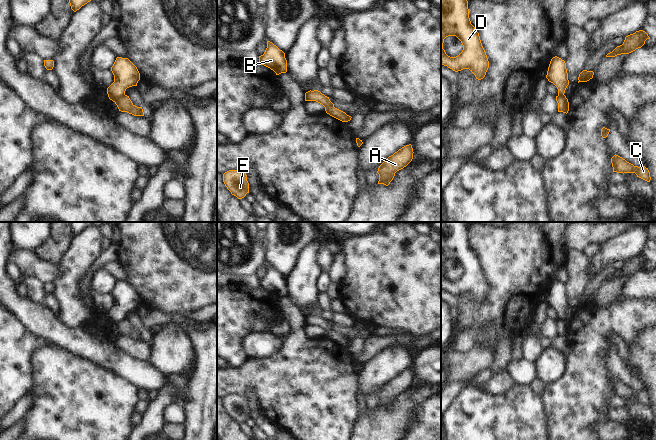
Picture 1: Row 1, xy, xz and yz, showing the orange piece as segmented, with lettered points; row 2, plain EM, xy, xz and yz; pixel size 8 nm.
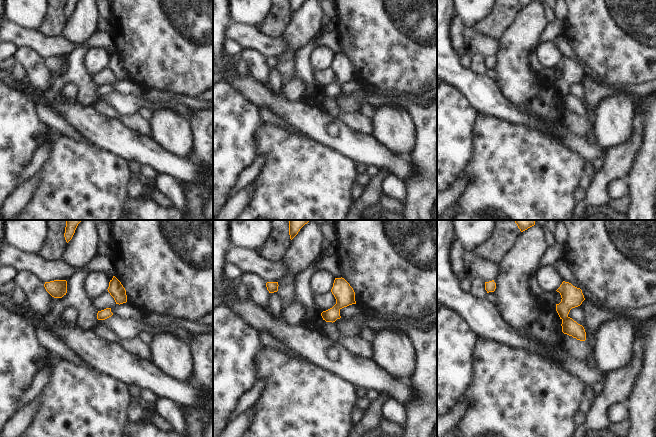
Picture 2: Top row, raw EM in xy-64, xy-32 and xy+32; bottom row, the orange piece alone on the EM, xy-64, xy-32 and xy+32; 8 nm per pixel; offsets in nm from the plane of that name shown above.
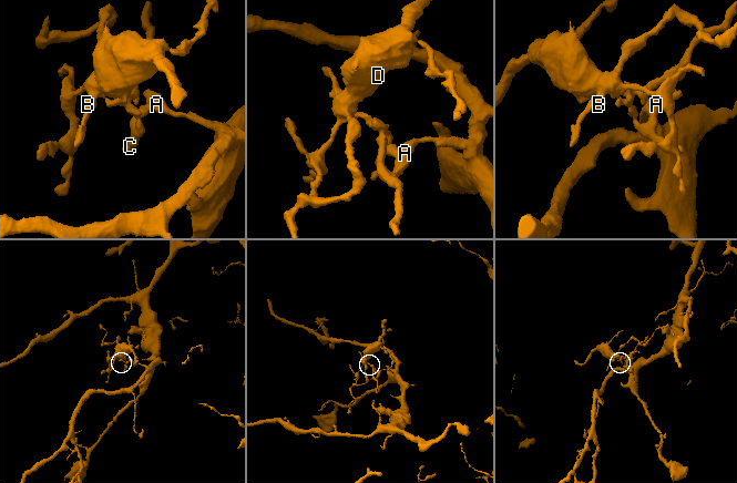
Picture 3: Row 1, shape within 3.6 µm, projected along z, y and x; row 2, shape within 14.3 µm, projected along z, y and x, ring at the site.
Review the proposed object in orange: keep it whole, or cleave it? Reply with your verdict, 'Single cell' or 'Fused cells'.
Fused cells

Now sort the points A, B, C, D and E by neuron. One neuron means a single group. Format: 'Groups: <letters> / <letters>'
Groups: A C / B D E

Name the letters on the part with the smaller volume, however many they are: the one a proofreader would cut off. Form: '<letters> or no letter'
B, D, E

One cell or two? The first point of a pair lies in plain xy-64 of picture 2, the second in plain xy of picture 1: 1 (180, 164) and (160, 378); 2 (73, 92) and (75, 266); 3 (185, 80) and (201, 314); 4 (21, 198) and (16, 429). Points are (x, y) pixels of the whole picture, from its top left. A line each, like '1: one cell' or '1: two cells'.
1: one cell
2: one cell
3: two cells
4: one cell

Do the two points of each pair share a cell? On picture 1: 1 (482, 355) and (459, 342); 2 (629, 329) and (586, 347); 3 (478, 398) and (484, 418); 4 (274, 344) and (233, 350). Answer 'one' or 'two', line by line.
1: two
2: one
3: one
4: two

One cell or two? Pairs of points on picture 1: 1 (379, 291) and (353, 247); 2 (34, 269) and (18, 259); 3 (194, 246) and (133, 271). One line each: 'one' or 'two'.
1: one
2: one
3: one

